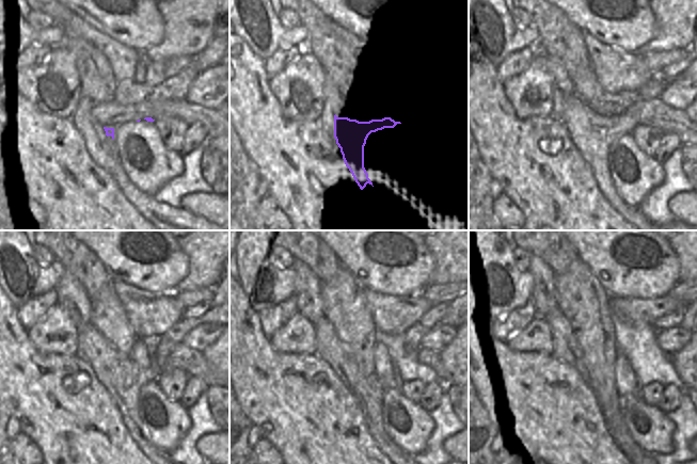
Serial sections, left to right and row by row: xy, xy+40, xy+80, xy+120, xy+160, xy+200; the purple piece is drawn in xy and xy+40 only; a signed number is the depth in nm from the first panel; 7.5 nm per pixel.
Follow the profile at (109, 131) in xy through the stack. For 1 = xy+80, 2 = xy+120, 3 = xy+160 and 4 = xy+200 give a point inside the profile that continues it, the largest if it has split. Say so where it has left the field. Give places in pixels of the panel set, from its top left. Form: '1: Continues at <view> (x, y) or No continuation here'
1: Continues at xy+80 (592, 133)
2: Continues at xy+120 (122, 378)
3: Continues at xy+160 (368, 389)
4: Continues at xy+200 (567, 349).

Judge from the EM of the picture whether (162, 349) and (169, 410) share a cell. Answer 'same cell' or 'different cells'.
different cells

